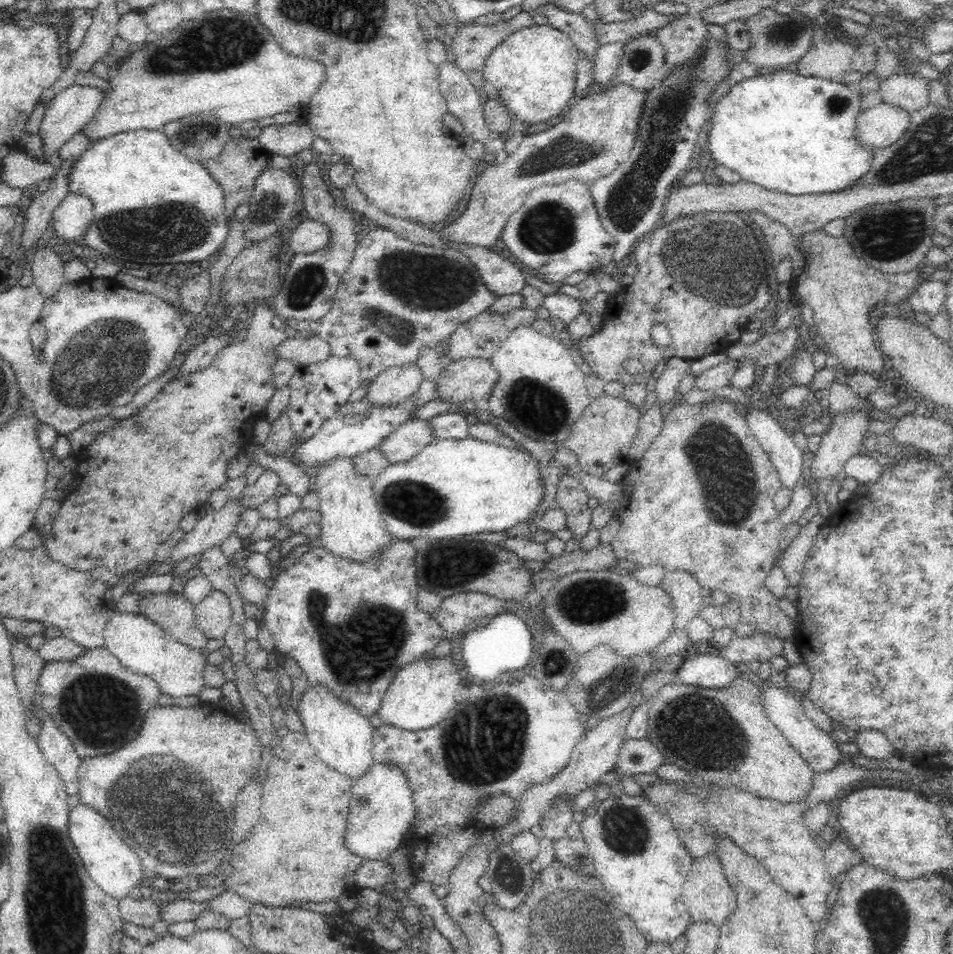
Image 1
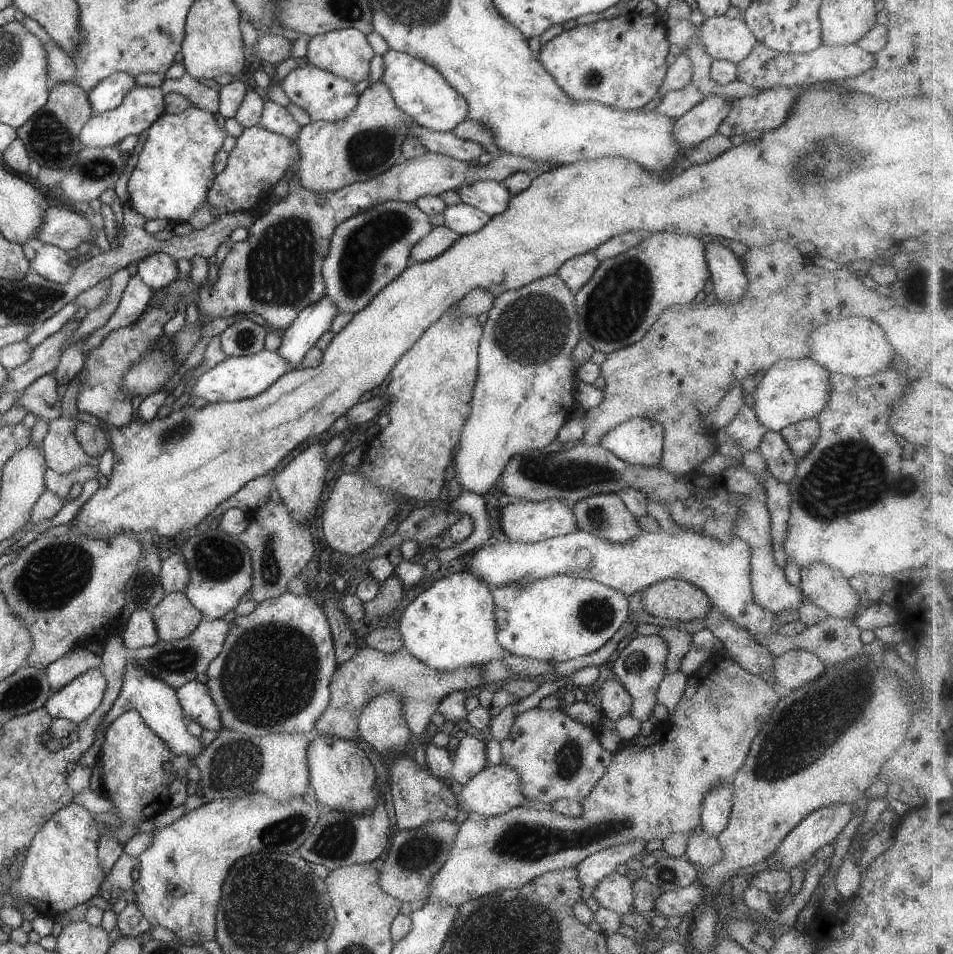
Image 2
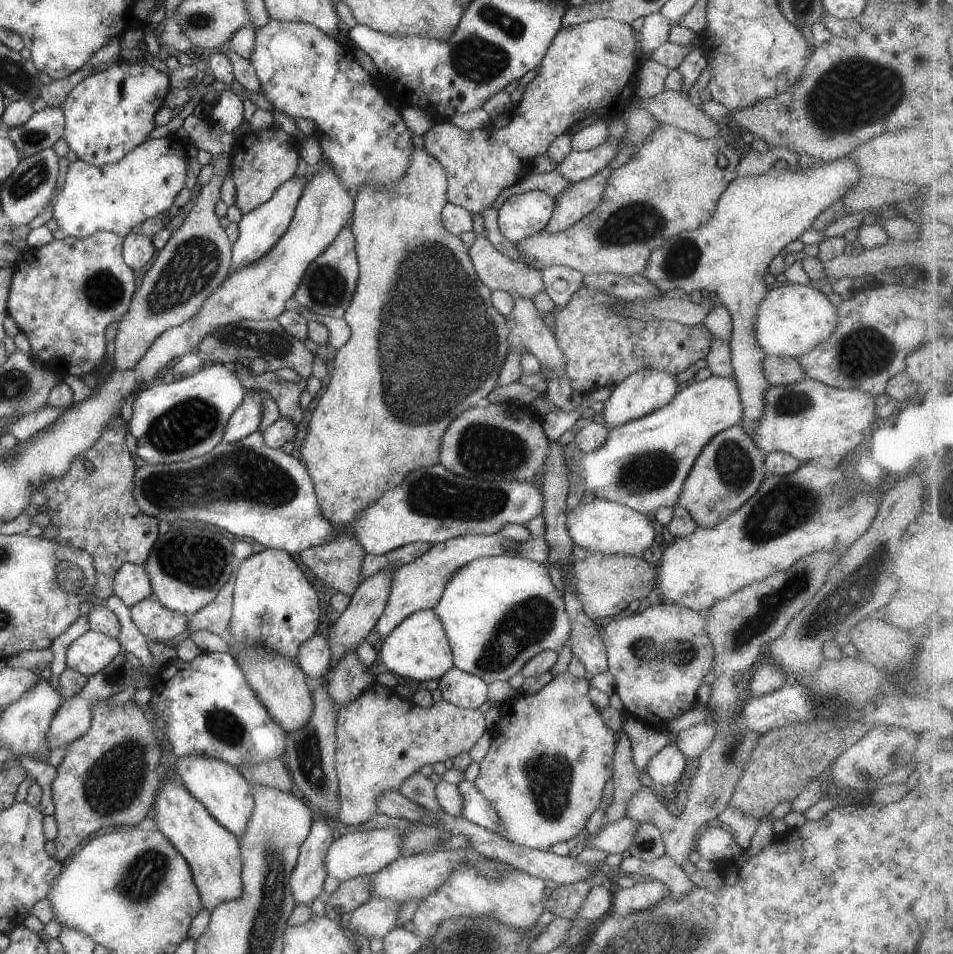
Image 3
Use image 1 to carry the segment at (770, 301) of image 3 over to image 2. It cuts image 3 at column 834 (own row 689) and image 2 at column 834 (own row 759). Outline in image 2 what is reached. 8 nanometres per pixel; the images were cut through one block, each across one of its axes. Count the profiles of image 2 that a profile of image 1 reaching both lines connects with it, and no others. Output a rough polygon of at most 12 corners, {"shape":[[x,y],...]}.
{"shape":[[848,316],[814,328],[810,358],[867,377],[896,356],[884,330]]}

